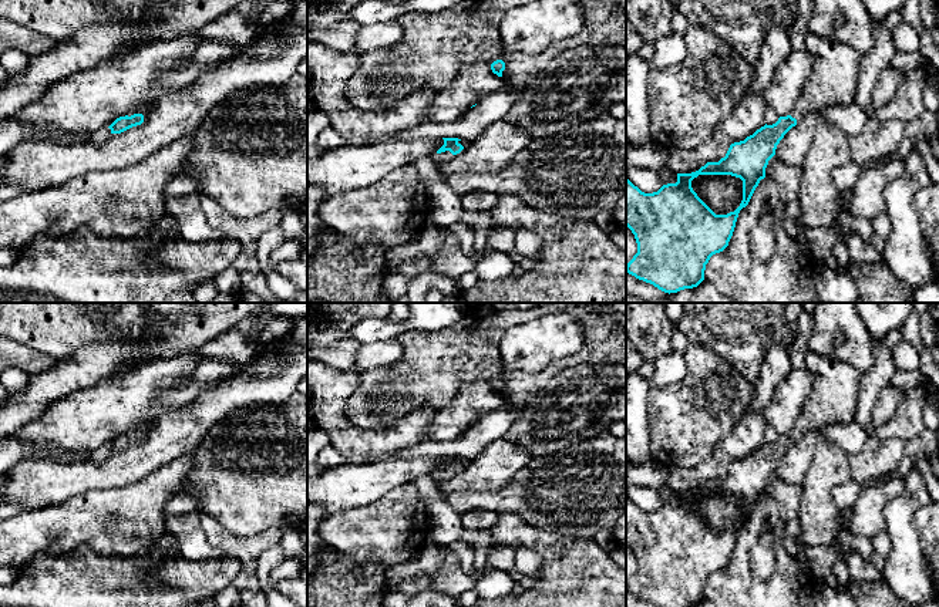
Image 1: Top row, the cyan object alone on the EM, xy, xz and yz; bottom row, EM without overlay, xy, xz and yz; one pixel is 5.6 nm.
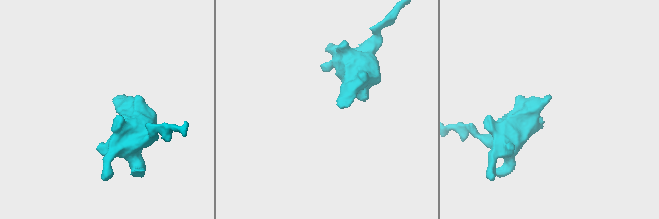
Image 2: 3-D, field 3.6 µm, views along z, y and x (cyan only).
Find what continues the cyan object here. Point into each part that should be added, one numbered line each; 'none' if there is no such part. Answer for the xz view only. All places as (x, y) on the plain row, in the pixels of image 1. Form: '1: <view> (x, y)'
1: xz (440, 476)

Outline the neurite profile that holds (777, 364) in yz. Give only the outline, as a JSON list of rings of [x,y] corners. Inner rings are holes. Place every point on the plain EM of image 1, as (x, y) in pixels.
[[[780,338],[765,353],[751,409],[764,414],[774,397],[775,387],[792,371],[785,340]]]

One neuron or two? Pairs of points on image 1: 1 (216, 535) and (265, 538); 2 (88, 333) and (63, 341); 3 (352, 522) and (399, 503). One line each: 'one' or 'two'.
1: one
2: one
3: one

